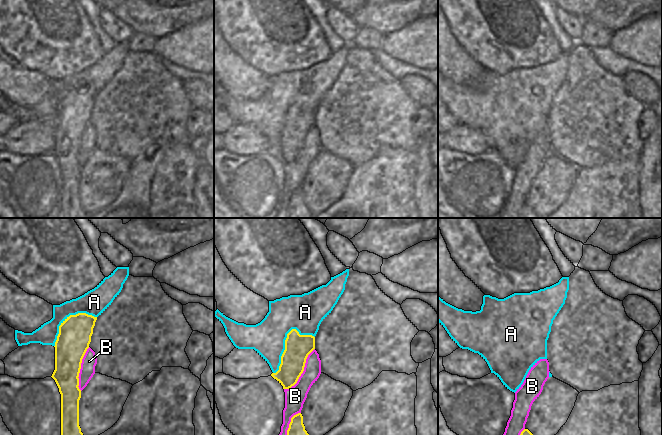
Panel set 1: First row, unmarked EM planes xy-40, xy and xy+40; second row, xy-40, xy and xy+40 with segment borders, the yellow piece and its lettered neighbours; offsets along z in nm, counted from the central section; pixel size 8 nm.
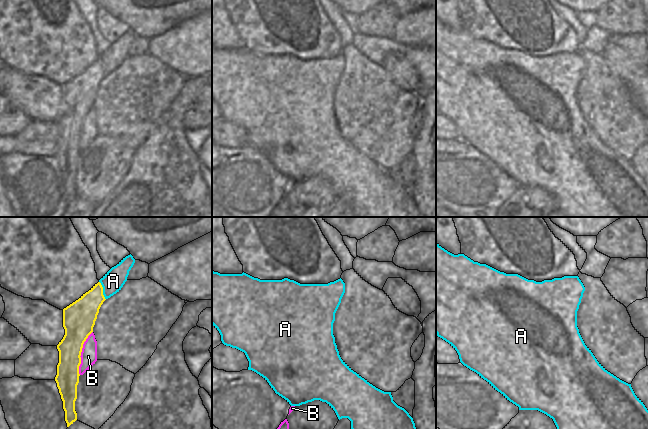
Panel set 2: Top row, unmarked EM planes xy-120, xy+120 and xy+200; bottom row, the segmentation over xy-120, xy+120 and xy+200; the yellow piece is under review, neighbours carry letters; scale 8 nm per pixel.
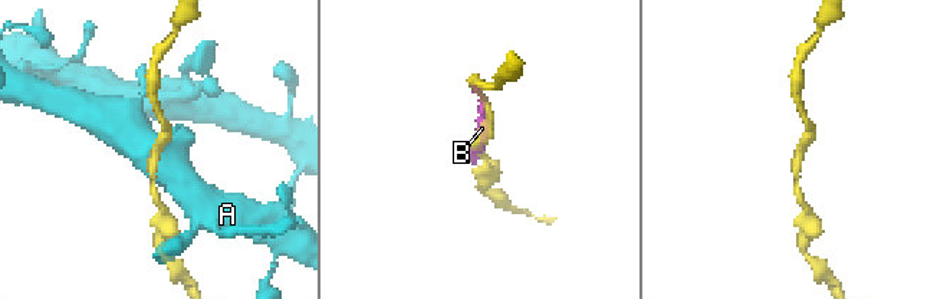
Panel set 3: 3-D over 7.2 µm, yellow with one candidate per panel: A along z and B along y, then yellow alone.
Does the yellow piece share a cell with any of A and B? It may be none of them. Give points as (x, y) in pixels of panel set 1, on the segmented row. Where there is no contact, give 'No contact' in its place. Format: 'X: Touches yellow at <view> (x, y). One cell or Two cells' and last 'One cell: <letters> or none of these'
A: Touches yellow at xy (285, 341). Two cells
B: Touches yellow at xy (303, 370). Two cells
One cell: none of these

